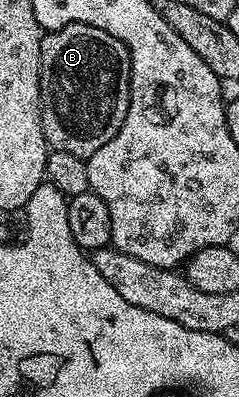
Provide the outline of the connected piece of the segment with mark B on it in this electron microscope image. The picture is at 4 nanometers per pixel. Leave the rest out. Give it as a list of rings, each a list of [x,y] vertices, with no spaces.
[[[68,24],[41,38],[41,121],[45,143],[54,152],[67,150],[88,158],[99,150],[123,126],[129,105],[129,51],[119,38],[99,30],[94,24]]]

